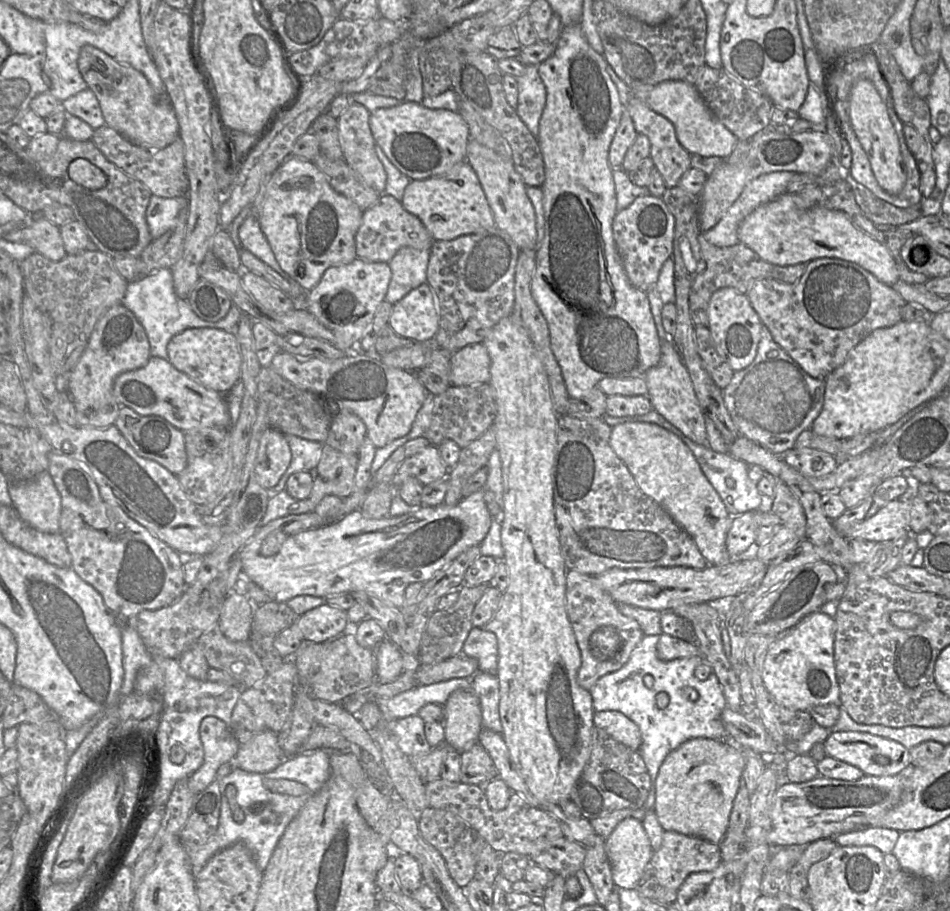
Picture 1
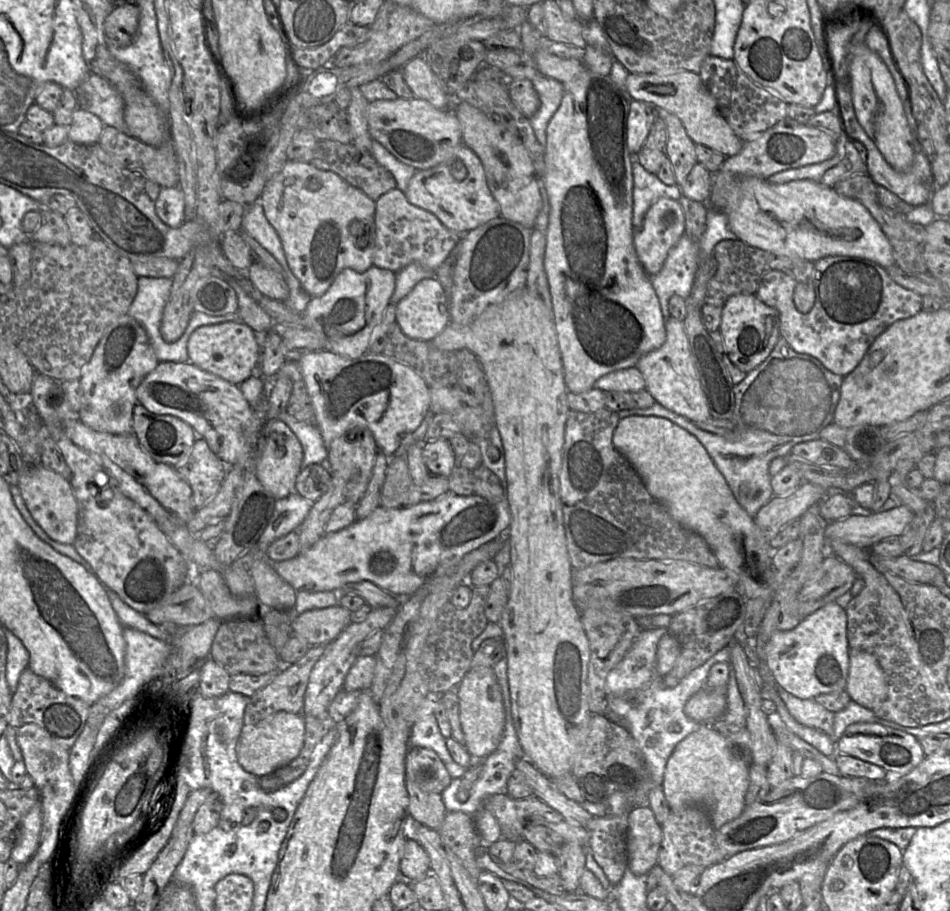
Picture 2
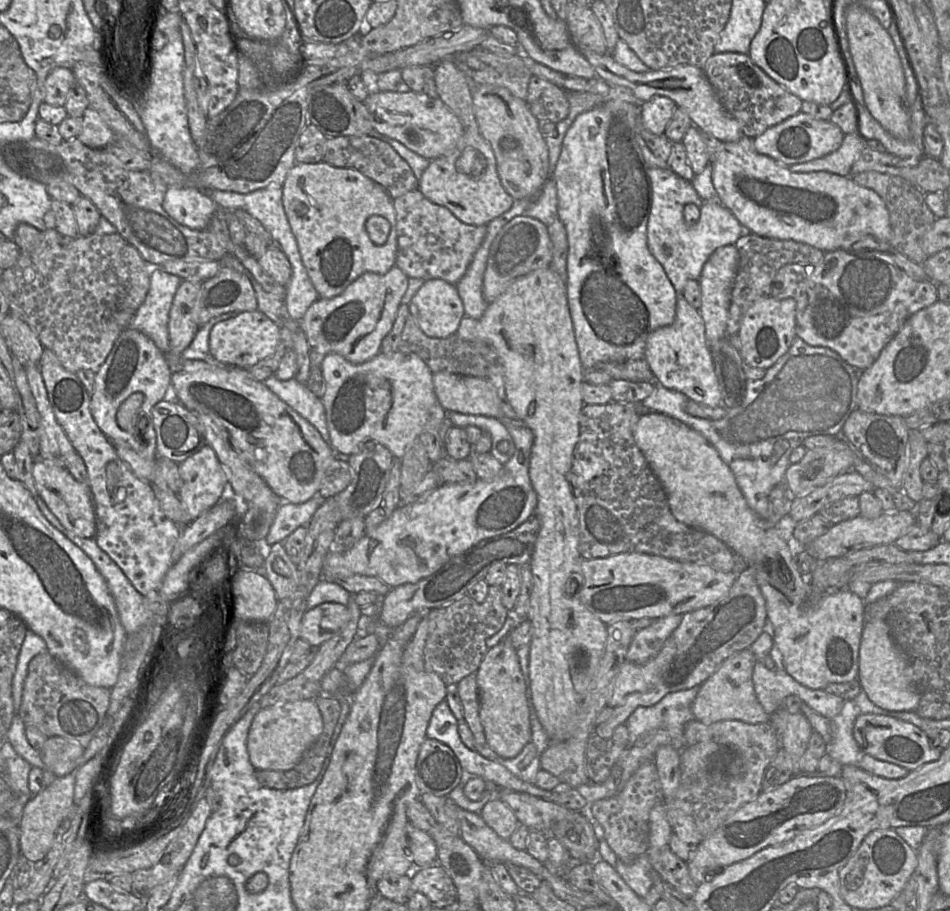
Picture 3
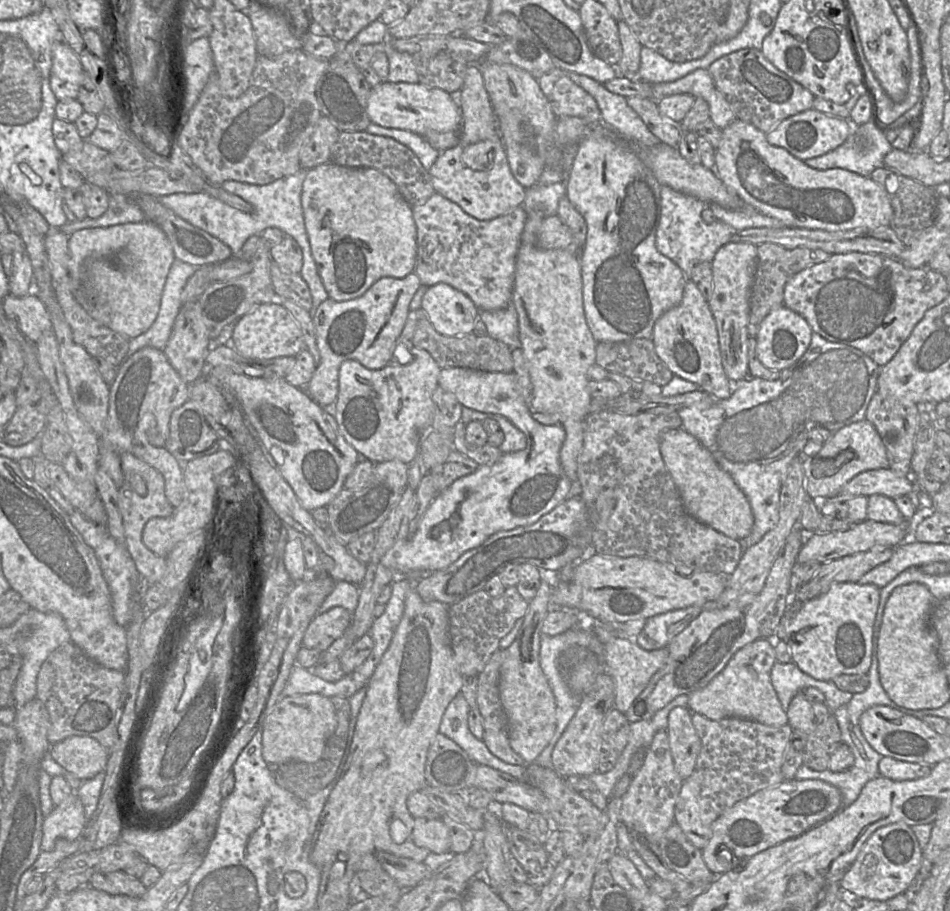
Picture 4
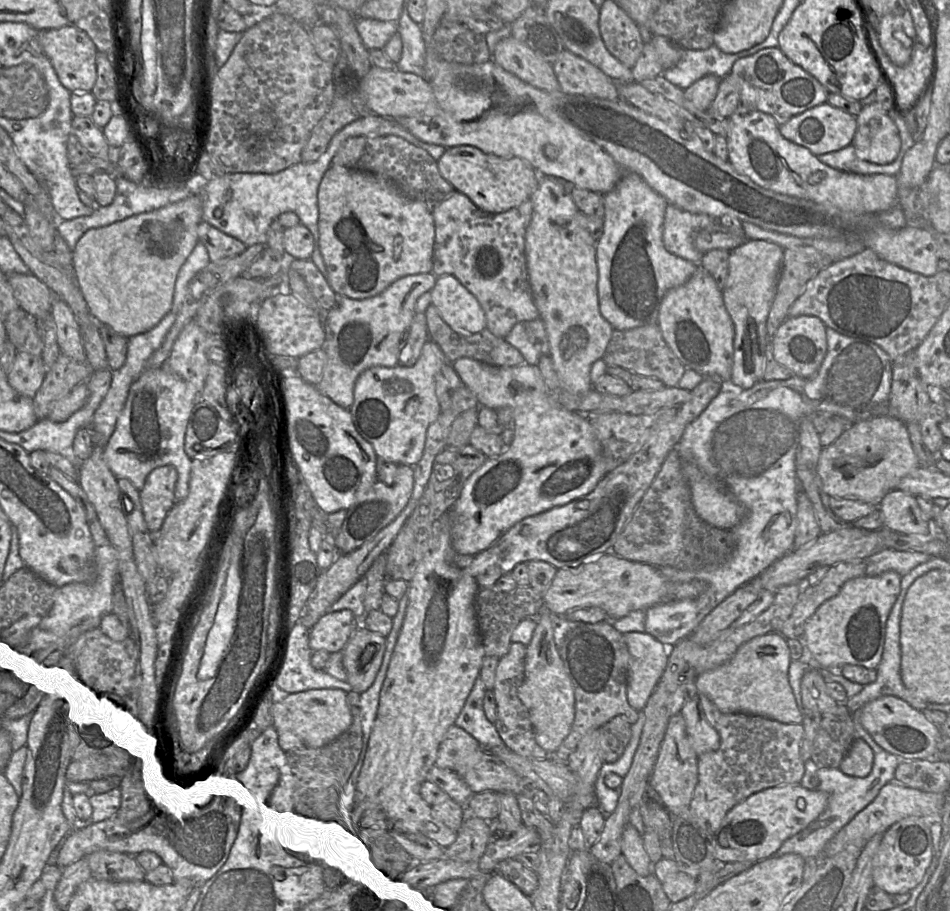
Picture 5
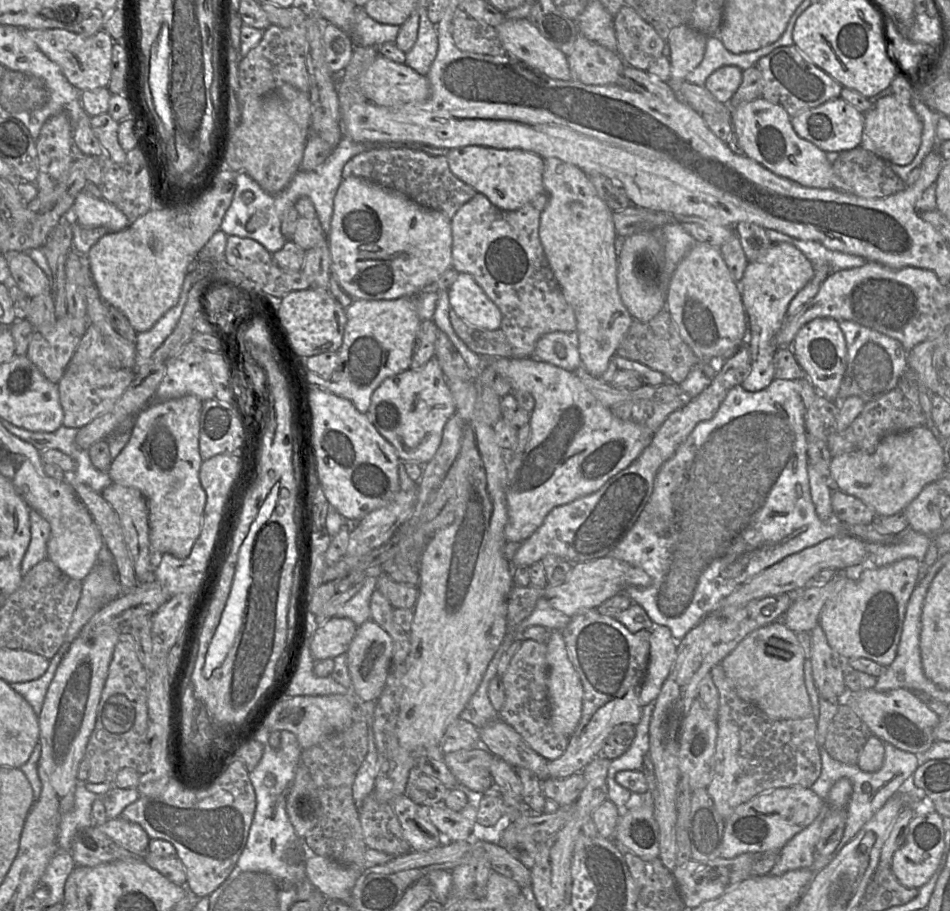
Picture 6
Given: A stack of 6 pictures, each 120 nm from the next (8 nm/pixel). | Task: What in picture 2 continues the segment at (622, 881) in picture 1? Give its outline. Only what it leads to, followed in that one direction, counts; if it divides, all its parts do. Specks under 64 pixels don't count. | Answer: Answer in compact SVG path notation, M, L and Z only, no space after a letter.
M639 805L627 812L628 870L646 875L657 864L662 841L662 826L647 805Z

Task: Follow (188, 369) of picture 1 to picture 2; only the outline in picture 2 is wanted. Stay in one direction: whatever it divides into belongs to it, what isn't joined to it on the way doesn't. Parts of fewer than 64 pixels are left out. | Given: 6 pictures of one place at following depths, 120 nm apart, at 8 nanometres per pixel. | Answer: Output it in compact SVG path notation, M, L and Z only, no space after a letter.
M242 321L224 322L197 328L187 343L188 362L232 384L240 385L259 371L261 335Z

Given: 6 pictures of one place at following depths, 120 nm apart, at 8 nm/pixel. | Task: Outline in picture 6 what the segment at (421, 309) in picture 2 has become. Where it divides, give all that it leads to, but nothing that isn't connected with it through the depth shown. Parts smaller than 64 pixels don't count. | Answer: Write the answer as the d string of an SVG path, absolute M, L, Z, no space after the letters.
M459 273L447 290L451 310L469 325L485 330L500 329L502 314L474 278Z

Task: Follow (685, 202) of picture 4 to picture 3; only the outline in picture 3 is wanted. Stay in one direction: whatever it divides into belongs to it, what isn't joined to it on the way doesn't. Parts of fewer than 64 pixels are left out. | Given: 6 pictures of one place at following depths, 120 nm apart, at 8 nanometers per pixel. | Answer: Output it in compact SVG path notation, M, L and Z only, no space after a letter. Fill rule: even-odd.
M649 165L648 172L652 182L652 202L647 224L647 245L662 265L677 296L682 295L689 281L699 280L705 263L716 249L735 244L741 236L750 232L722 204L702 200L690 181L679 177L670 169ZM689 203L700 208L698 221L691 225L685 222L683 216L684 207Z

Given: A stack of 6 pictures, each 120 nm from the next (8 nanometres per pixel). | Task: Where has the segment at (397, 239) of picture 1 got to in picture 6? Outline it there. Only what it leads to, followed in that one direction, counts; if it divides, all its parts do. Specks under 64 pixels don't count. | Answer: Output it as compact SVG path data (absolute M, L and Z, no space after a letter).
M477 193L451 218L451 268L459 273L471 275L500 309L502 314L500 329L512 348L512 358L531 357L537 341L545 334L556 331L576 332L577 328L575 312L556 281L539 238L540 217L547 201L547 195L542 194L516 211L504 211L493 205L487 197Z

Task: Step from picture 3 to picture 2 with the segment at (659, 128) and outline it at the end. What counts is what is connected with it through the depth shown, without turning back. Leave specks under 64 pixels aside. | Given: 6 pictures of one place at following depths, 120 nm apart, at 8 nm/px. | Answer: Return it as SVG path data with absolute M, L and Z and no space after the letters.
M631 101L627 121L627 145L633 155L643 148L650 129L657 120L657 107L640 101Z

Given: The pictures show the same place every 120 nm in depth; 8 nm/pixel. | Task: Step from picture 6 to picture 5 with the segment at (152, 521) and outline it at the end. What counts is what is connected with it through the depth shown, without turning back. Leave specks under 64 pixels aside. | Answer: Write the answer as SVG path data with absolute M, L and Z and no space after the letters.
M166 366L144 370L132 383L124 408L121 411L114 433L105 446L104 459L117 479L127 479L140 492L148 475L163 466L172 466L177 471L174 504L182 502L188 495L192 460L184 450L185 432L190 413L196 404L197 391Z

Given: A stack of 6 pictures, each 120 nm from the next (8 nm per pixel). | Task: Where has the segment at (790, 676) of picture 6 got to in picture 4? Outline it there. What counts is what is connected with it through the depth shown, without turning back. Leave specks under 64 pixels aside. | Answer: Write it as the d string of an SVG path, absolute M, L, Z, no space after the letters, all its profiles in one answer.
M767 638L757 639L740 648L726 666L703 688L689 694L688 708L712 720L738 717L757 721L769 726L781 726L788 723L786 710L777 697L771 682L771 669L776 663L775 648Z

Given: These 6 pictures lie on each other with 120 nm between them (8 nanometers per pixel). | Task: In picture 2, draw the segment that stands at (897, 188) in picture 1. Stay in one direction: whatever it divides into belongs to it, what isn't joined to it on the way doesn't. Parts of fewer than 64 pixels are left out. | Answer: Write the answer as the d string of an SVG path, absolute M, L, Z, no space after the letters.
M853 46L850 55L851 95L855 116L869 138L876 145L885 161L897 172L905 172L913 161L911 129L903 103L896 89L894 78L883 60L867 46Z

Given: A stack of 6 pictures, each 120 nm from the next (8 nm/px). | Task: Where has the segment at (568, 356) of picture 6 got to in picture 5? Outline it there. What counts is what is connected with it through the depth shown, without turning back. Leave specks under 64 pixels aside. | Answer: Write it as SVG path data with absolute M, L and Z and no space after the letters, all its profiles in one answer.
M540 319L517 323L504 339L520 351L527 364L537 365L542 356L548 355L548 341L545 326Z

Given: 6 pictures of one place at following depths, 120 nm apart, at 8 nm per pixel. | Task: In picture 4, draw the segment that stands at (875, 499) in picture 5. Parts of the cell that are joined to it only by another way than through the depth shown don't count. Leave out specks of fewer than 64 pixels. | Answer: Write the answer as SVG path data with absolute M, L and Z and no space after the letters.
M863 419L832 432L818 453L803 460L805 490L815 499L835 497L858 474L888 467L887 451L880 435L871 422Z

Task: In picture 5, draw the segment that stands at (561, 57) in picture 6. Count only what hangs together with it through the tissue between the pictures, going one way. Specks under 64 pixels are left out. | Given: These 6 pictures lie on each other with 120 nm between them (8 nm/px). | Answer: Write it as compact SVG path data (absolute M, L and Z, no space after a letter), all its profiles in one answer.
M512 36L503 38L492 51L492 60L522 81L547 92L560 90L551 63Z

